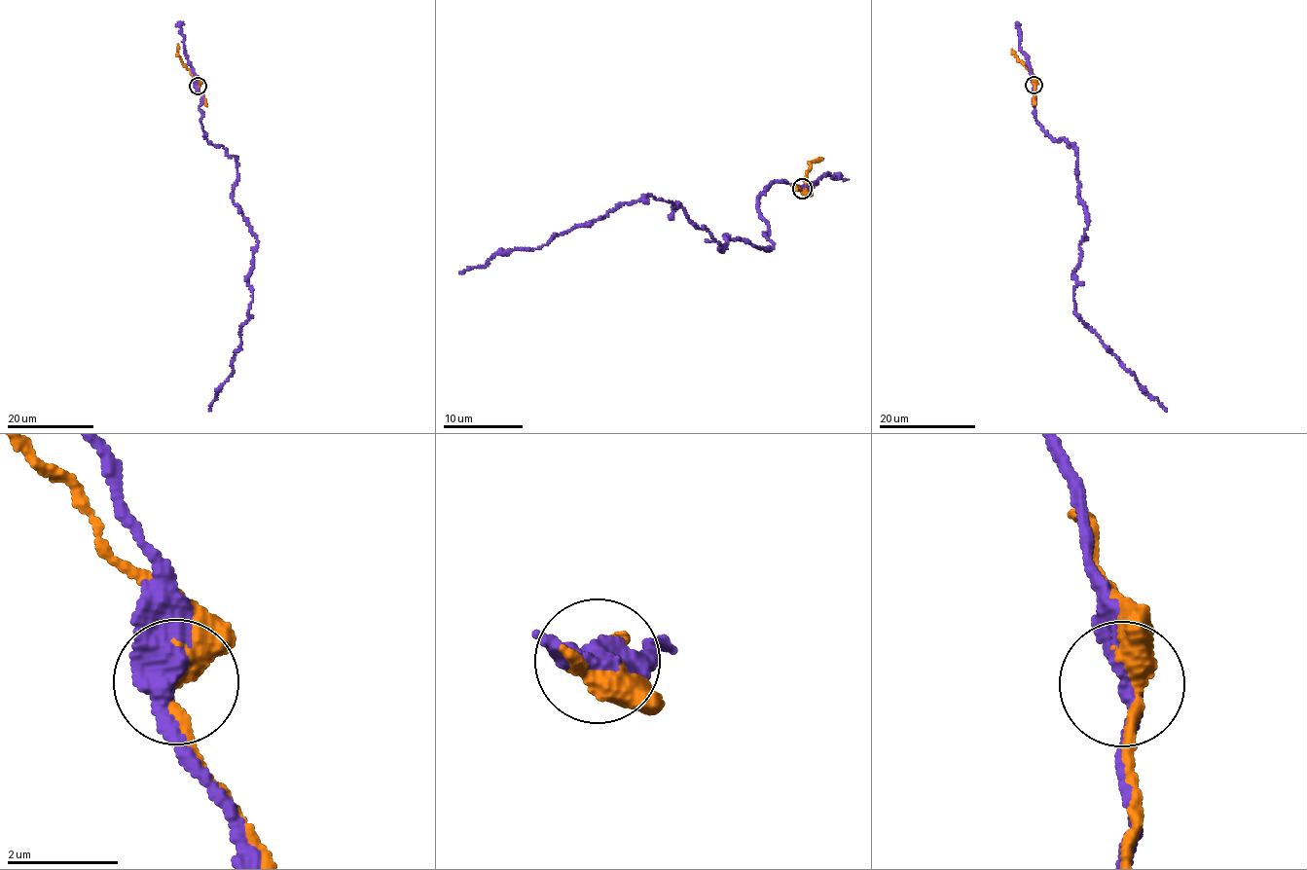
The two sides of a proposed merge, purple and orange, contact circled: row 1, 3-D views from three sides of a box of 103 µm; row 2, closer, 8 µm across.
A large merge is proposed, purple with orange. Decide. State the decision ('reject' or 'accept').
reject

